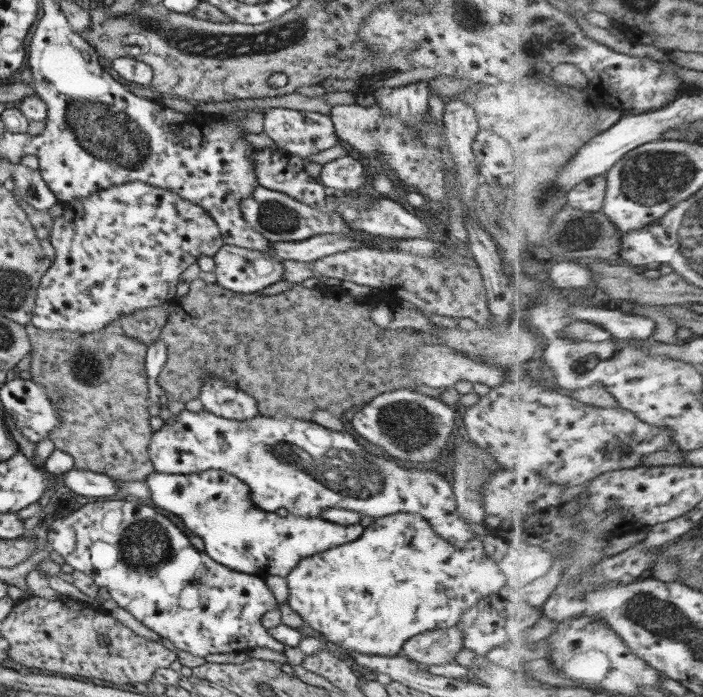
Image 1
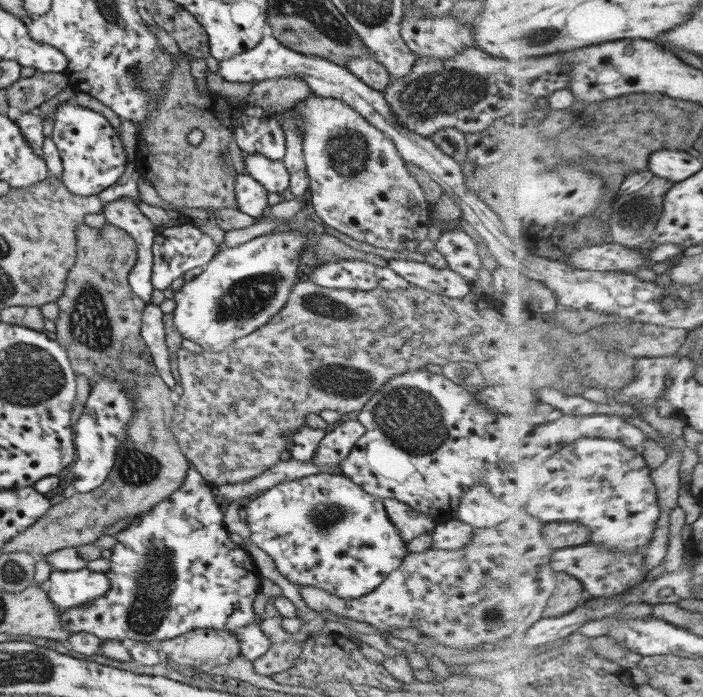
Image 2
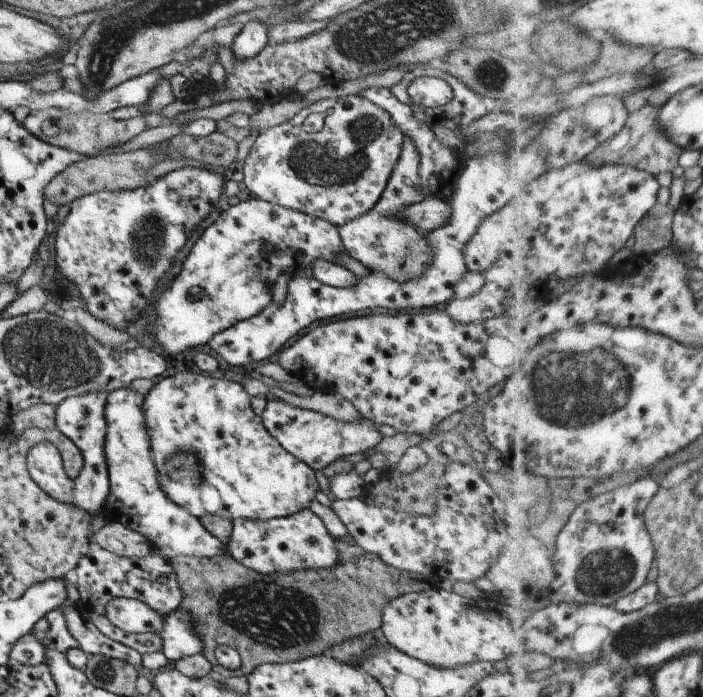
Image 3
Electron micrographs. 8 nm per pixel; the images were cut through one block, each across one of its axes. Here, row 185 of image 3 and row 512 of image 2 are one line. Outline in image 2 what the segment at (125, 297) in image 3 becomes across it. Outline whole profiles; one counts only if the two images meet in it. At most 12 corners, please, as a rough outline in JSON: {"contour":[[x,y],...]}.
{"contour":[[187,461],[133,516],[107,594],[68,633],[164,641],[225,629],[248,661],[261,578]]}

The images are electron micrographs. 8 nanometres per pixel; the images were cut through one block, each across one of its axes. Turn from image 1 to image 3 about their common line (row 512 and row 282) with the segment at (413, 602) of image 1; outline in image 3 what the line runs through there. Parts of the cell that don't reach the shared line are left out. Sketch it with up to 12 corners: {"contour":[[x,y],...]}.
{"contour":[[402,137],[376,204],[338,227],[346,254],[396,283],[432,261],[426,232],[396,217],[424,198]]}

